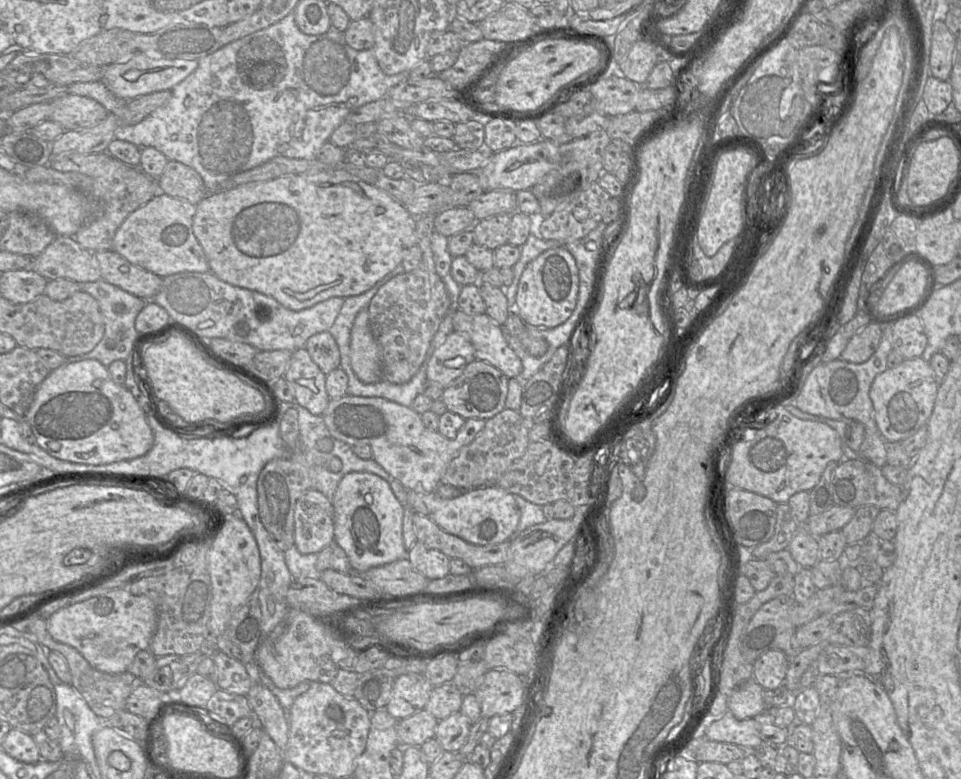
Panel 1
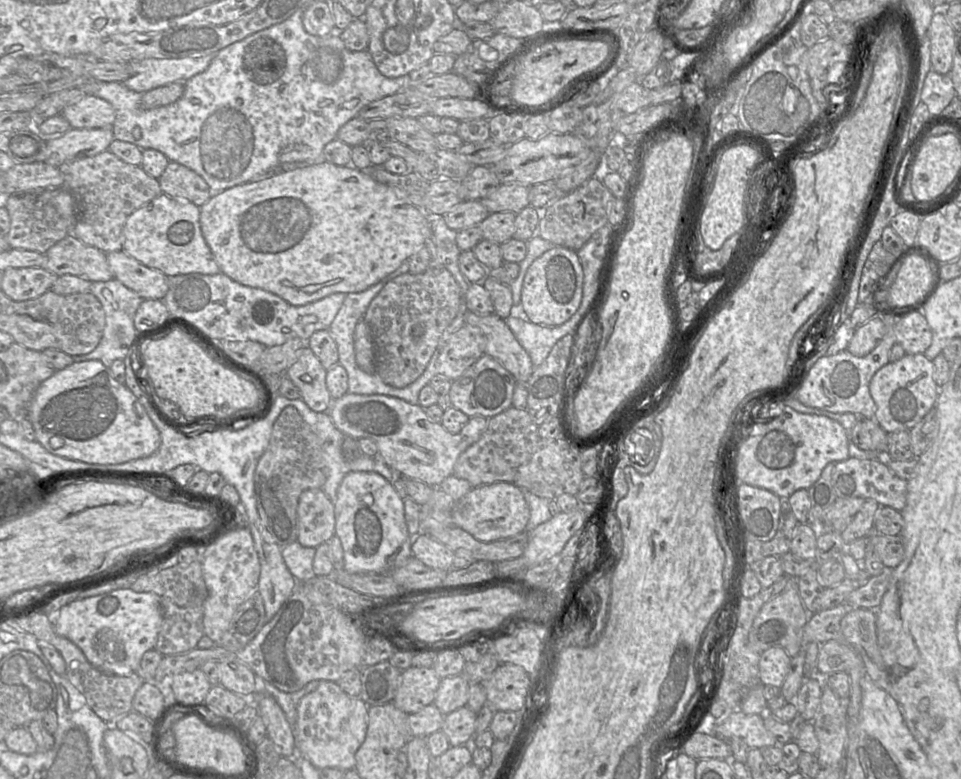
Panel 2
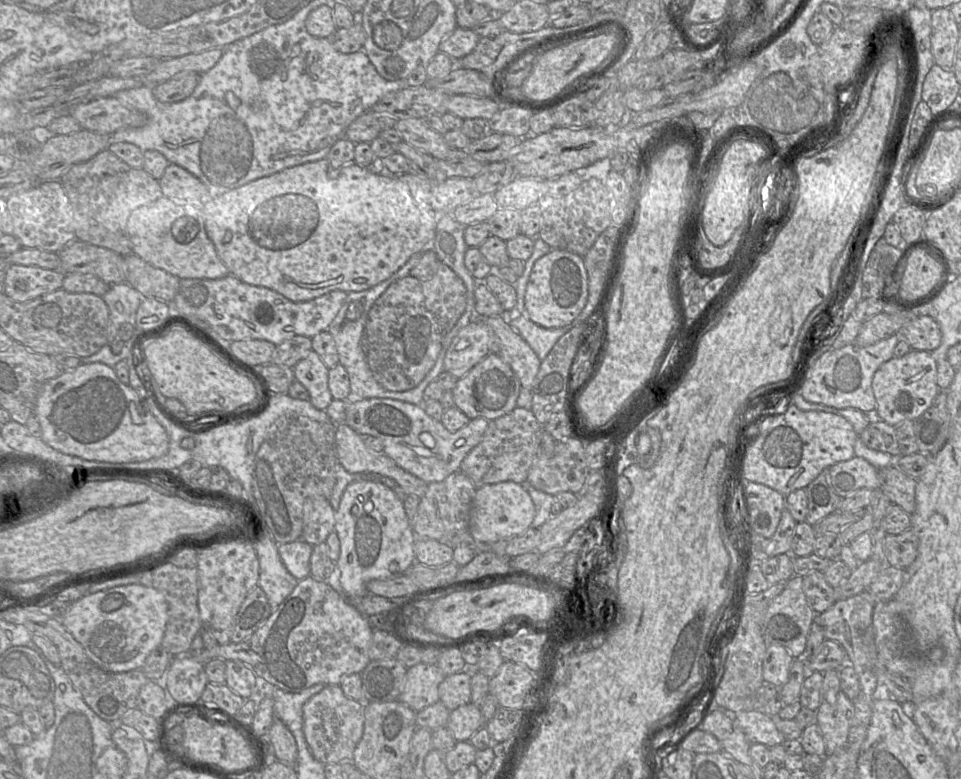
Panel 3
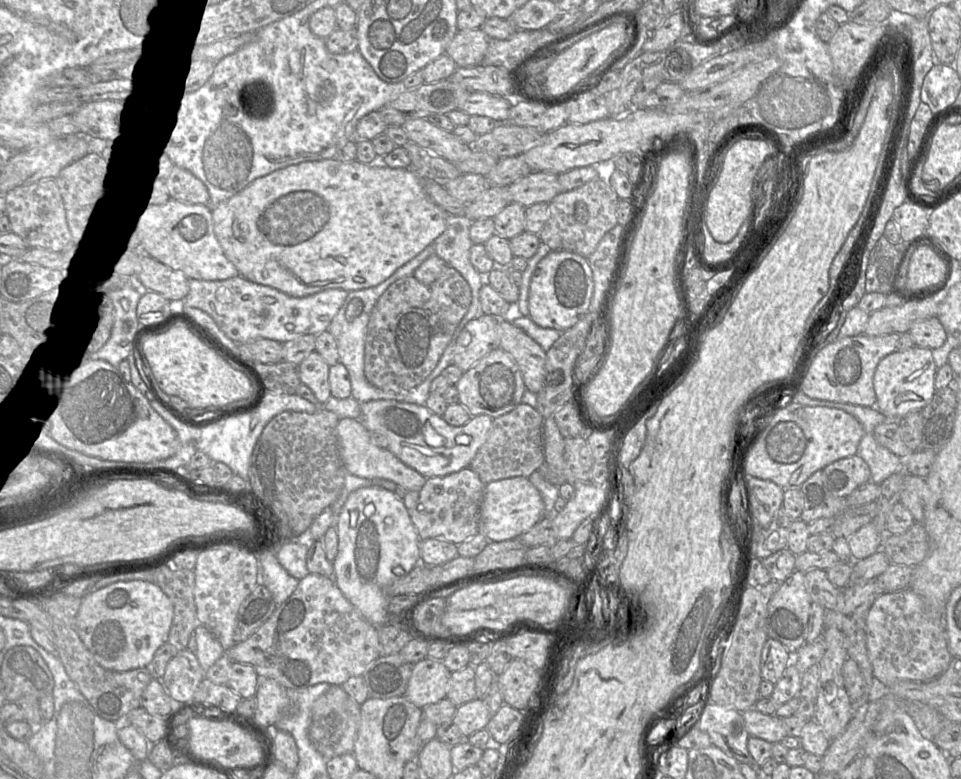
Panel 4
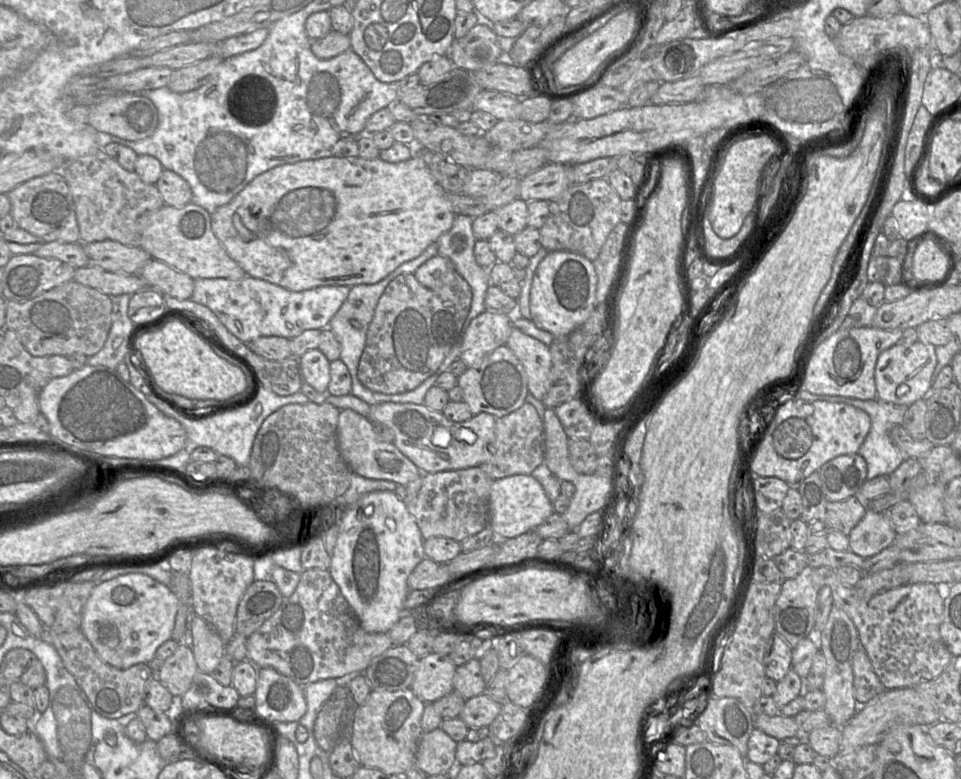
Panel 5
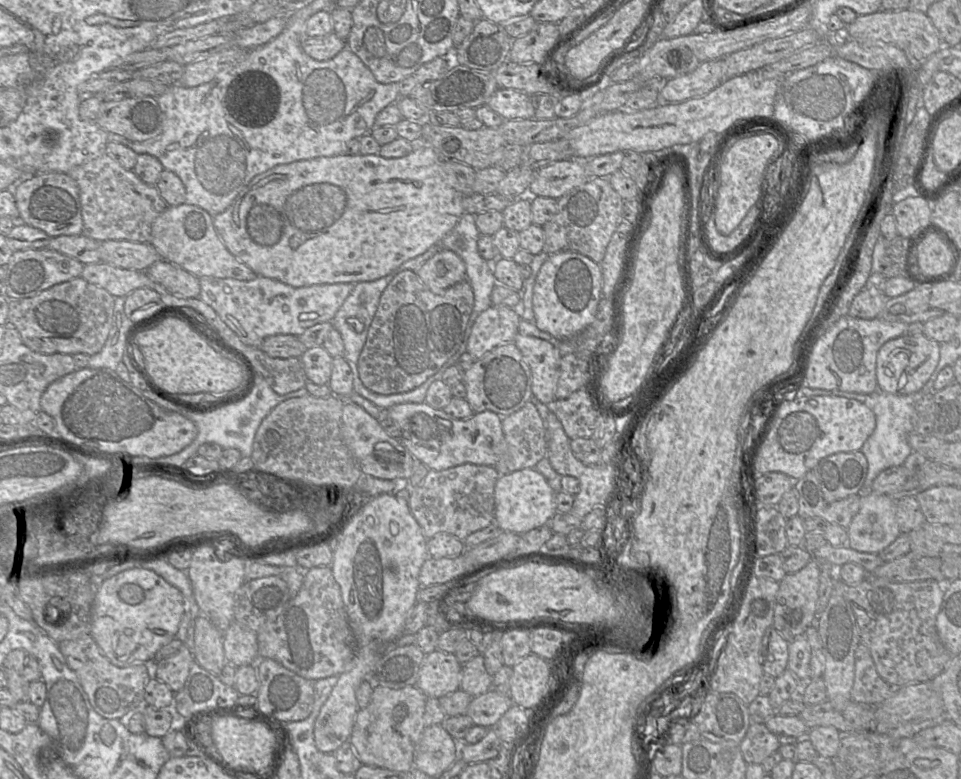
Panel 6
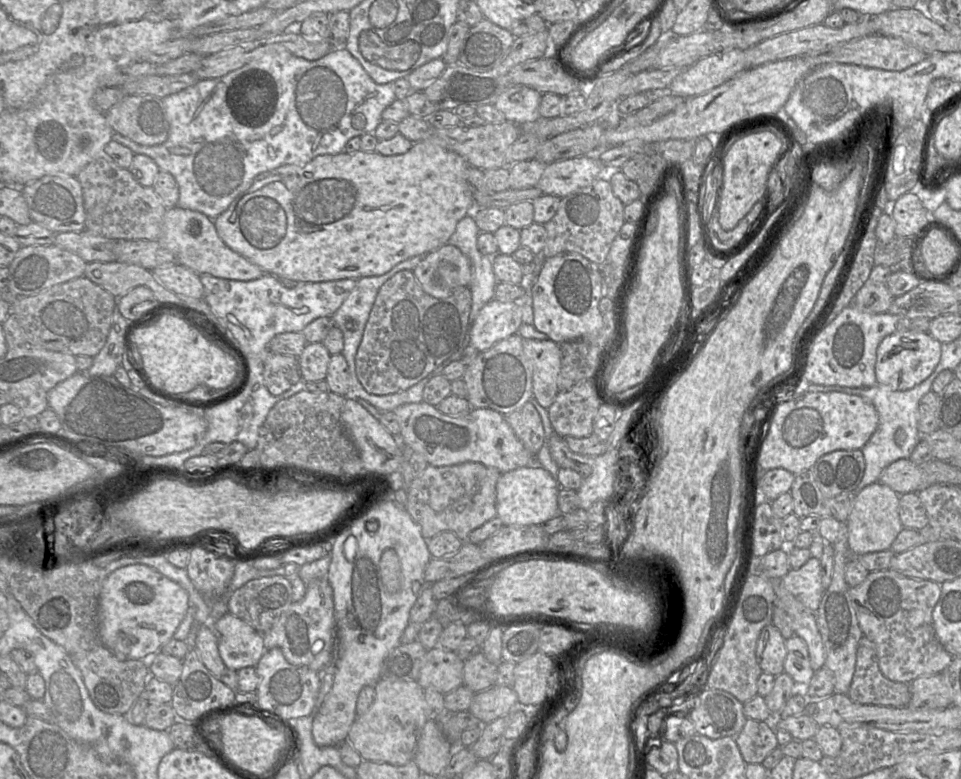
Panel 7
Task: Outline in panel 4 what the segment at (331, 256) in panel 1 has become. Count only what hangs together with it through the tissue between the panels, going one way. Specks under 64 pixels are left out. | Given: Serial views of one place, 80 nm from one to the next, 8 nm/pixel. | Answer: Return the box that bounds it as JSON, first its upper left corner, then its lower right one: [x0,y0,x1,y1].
[210,158,448,297]

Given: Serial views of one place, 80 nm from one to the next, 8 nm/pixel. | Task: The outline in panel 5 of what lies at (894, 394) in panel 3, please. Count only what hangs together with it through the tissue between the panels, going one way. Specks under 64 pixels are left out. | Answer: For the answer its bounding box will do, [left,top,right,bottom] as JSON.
[875,341,937,406]

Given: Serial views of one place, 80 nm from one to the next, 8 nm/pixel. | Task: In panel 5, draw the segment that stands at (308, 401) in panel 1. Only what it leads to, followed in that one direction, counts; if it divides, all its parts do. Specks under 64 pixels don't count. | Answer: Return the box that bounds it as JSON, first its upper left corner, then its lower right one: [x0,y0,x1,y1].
[299,349,330,393]

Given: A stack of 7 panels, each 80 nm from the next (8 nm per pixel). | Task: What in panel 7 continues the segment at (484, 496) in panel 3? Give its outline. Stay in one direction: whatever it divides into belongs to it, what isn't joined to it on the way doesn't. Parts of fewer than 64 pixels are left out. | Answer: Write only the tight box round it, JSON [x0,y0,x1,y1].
[496,463,559,525]

